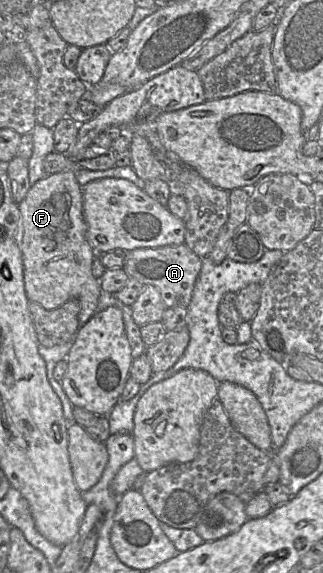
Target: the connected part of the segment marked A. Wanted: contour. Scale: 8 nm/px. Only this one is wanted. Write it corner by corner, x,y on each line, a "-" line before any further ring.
183,243
177,246
138,248
127,251
122,268
130,278
135,278
143,285
156,287
166,308
186,308
191,301
194,285
201,267
201,258

